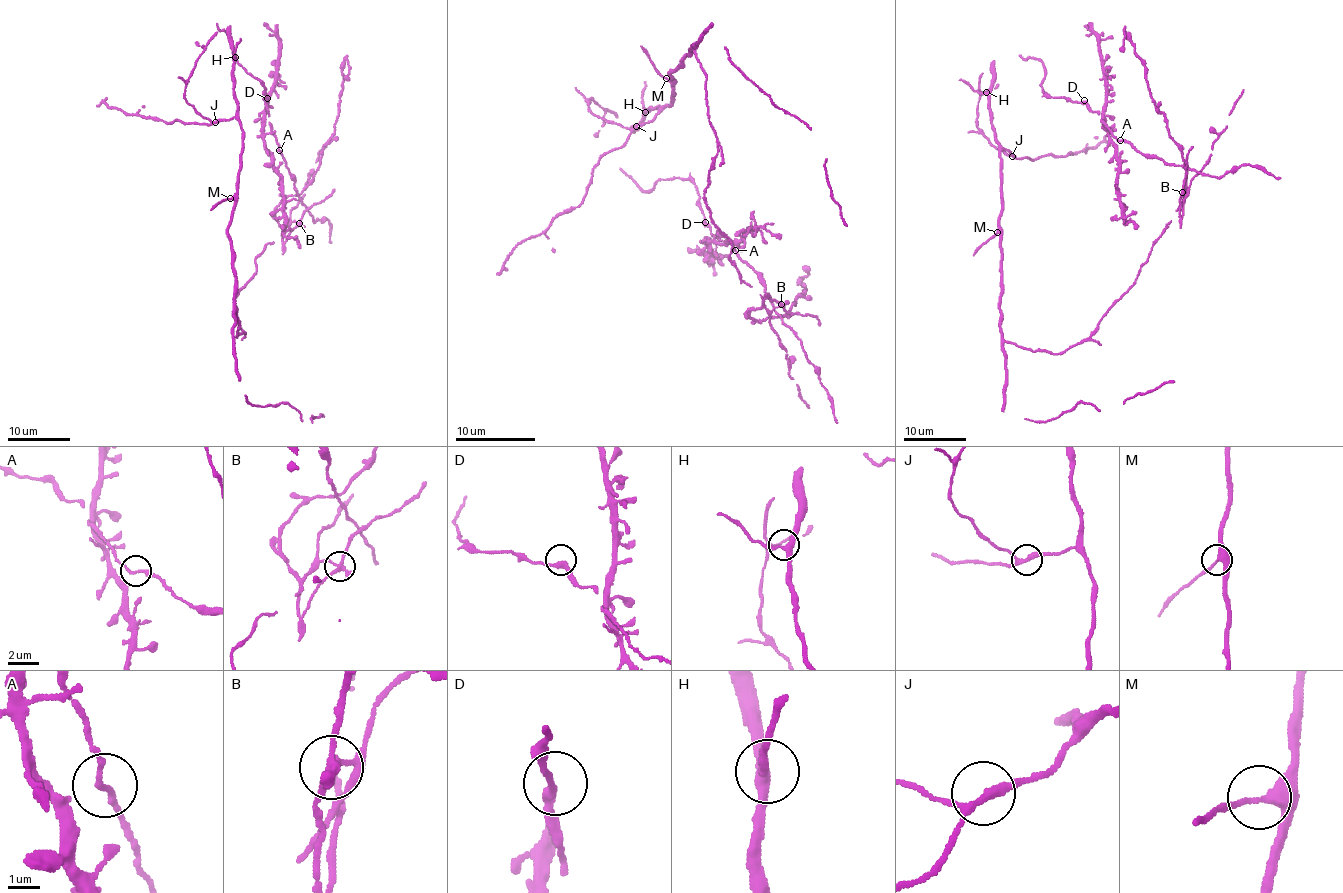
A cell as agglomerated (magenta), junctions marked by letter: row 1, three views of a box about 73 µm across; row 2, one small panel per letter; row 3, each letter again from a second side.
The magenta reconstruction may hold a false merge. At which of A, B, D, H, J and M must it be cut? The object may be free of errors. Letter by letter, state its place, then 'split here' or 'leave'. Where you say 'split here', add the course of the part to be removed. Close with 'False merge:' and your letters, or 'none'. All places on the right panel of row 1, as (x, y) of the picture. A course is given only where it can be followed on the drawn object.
A: (1120, 140) | leave
B: (1182, 192) | split here | (1182, 192), (1181, 216), (1185, 166), (1180, 149), (1152, 100), (1145, 63), (1125, 34), (1124, 52)
D: (1084, 100) | leave
H: (986, 92) | leave
J: (1012, 156) | leave
M: (997, 232) | leave
False merge: B

